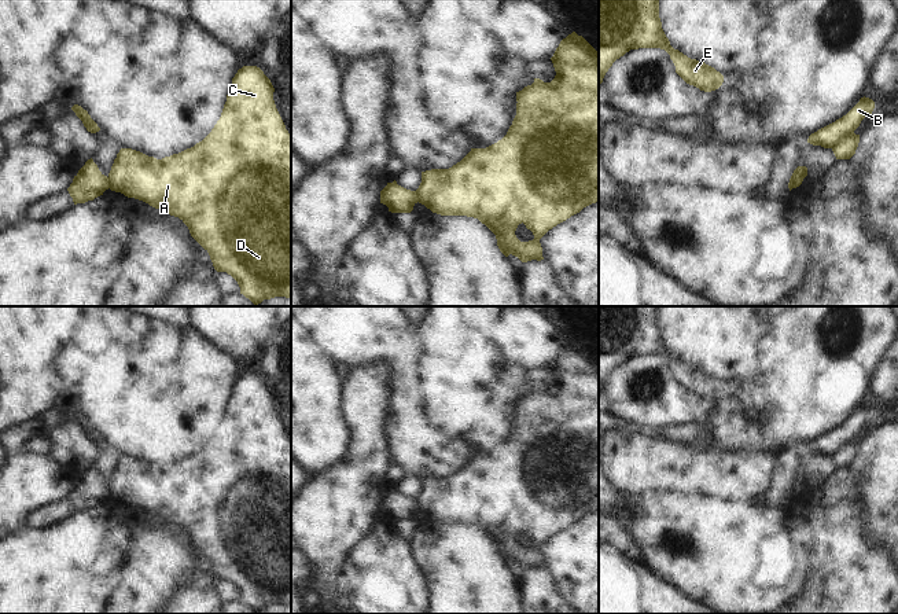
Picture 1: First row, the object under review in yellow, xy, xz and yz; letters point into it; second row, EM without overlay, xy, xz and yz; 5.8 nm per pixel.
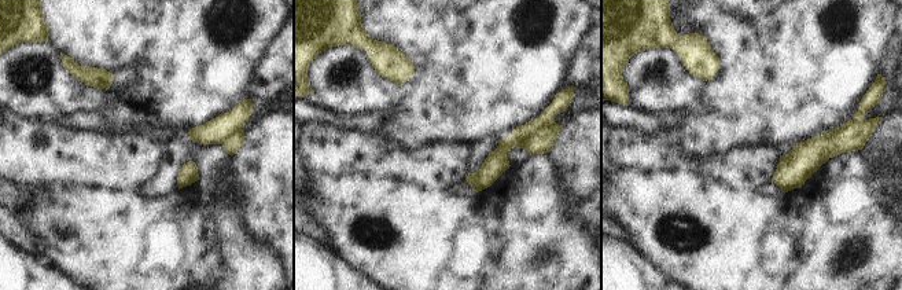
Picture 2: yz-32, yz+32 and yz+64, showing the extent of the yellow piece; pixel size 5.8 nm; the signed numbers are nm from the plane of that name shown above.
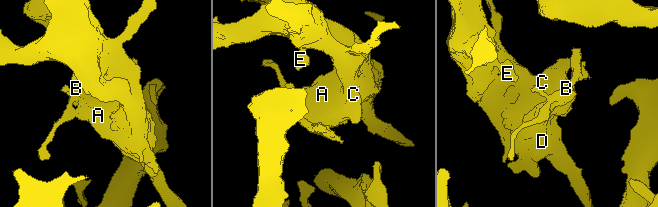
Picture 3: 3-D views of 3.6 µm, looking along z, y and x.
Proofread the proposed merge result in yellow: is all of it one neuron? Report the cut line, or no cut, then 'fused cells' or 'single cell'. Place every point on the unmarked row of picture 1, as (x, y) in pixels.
cut in yz along (853, 438), (843, 442), (831, 455); fused cells

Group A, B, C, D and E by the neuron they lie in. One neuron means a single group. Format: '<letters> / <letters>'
A C D E / B

